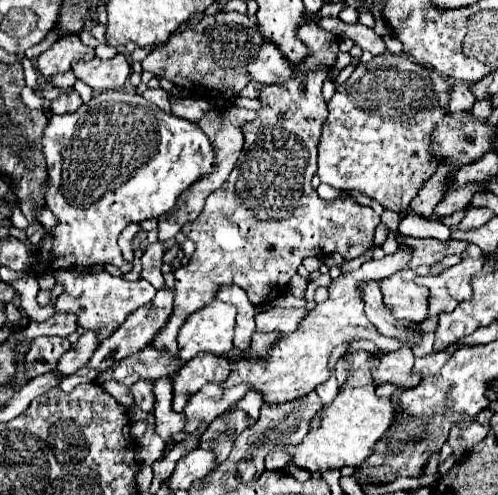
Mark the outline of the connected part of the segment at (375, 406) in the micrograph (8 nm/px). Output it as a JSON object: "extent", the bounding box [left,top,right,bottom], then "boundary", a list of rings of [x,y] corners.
{"extent":[287,350,397,472],"boundary":[[[359,350],[353,352],[349,360],[353,364],[351,376],[343,384],[331,406],[325,408],[321,428],[317,432],[307,434],[301,444],[291,446],[287,450],[293,456],[293,462],[309,472],[325,472],[343,466],[357,468],[359,464],[363,464],[363,458],[371,454],[379,438],[387,434],[387,428],[391,428],[397,416],[397,404],[391,398],[379,398],[375,394],[375,384],[371,382],[371,370],[375,368],[375,362],[379,362],[375,354]]]}

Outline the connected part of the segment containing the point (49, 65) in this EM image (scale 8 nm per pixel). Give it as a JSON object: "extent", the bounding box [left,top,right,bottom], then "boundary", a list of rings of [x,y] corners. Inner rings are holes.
{"extent":[35,34,91,76],"boundary":[[[65,34],[37,58],[35,66],[43,76],[55,76],[67,72],[77,60],[91,60],[91,48],[85,46],[77,34]]]}

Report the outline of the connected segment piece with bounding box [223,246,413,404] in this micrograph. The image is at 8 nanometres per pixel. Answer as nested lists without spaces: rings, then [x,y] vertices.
[[[405,246],[403,250],[397,250],[381,260],[367,260],[359,270],[341,274],[339,278],[335,278],[329,286],[329,298],[325,302],[317,304],[293,334],[281,336],[281,340],[269,350],[269,354],[267,354],[269,360],[265,366],[261,366],[259,360],[235,362],[223,388],[231,388],[241,382],[249,382],[251,390],[263,392],[267,404],[283,404],[287,400],[307,396],[309,392],[313,392],[315,386],[329,380],[329,358],[337,346],[349,344],[353,340],[370,340],[386,352],[395,352],[404,346],[405,344],[401,341],[380,334],[377,328],[367,320],[367,316],[363,312],[365,302],[363,302],[361,286],[371,280],[381,282],[383,278],[391,276],[393,272],[405,268],[405,264],[411,260],[411,254],[413,254],[413,246]]]

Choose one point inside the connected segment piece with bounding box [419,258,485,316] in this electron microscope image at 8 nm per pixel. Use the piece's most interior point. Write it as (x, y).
(447, 290)

